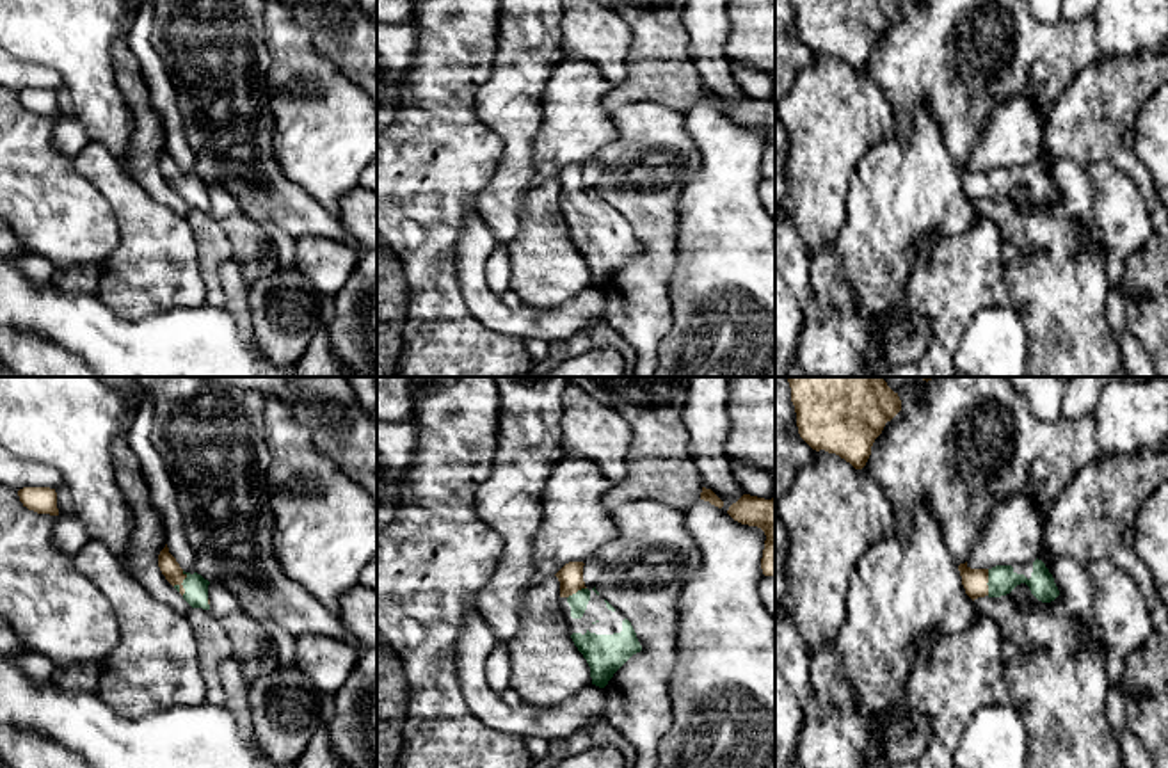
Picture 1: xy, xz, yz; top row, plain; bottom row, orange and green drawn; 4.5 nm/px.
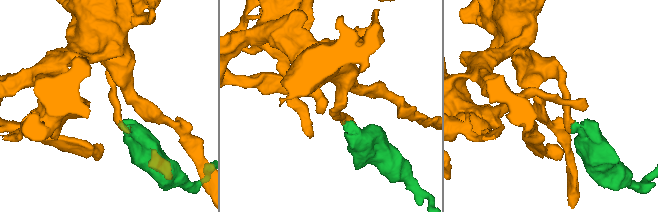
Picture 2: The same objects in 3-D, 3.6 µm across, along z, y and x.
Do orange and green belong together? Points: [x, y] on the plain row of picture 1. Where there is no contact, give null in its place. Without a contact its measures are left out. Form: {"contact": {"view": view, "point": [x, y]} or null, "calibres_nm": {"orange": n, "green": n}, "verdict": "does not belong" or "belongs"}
{"contact": {"view": "xy", "point": [182, 184]}, "calibres_nm": {"orange": 90, "green": 110}, "verdict": "belongs"}

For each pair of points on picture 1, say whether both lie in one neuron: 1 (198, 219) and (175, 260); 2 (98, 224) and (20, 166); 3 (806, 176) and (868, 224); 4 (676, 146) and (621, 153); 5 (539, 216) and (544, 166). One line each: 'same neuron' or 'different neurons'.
1: different neurons
2: same neuron
3: different neurons
4: same neuron
5: different neurons

